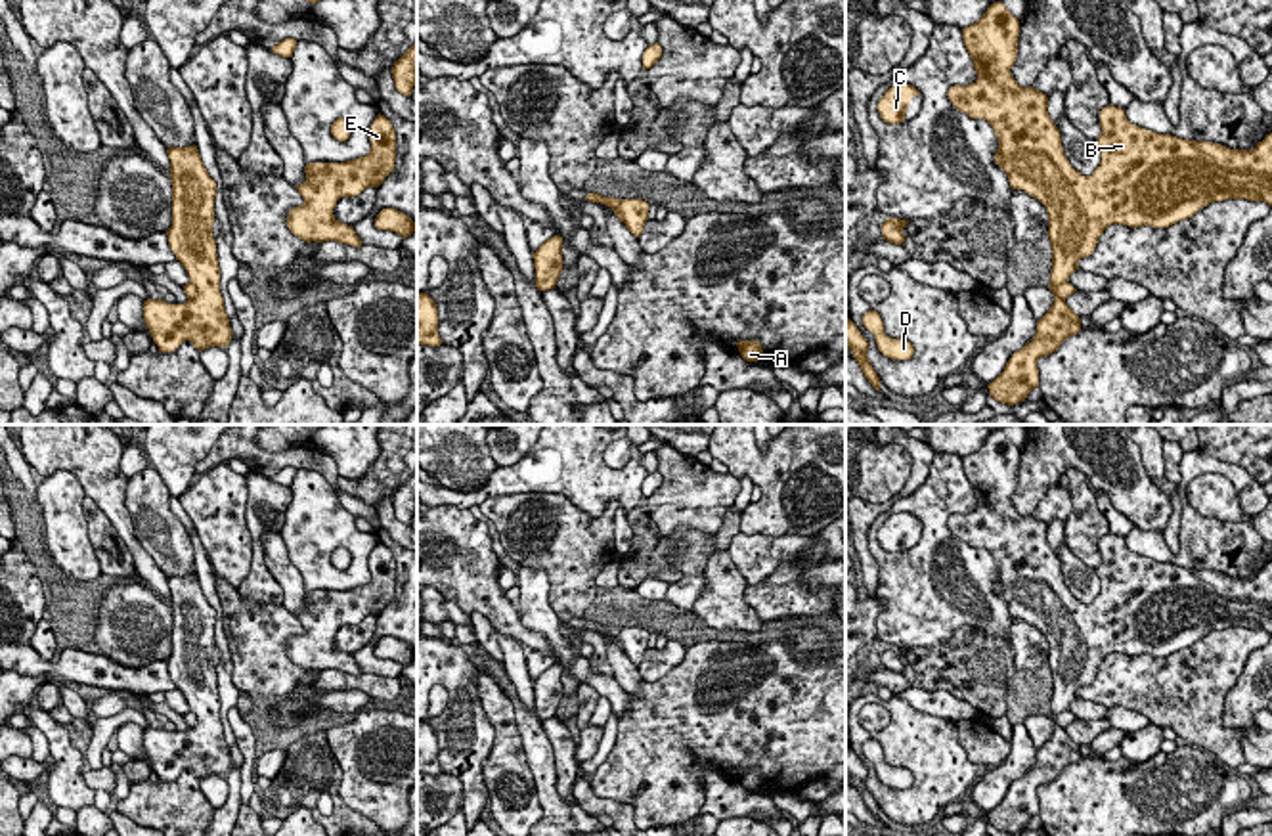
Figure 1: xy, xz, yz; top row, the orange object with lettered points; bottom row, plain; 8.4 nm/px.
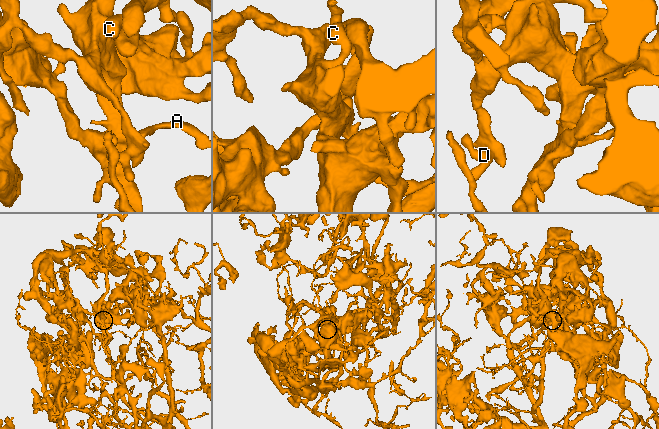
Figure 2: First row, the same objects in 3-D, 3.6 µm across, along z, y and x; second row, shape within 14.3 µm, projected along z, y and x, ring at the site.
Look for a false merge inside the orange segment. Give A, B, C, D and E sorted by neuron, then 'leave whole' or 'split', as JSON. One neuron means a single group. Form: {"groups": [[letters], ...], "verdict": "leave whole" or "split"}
{"groups": [["A"], ["B", "C", "D", "E"]], "verdict": "split"}

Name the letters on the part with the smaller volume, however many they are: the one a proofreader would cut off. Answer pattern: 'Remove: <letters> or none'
Remove: A

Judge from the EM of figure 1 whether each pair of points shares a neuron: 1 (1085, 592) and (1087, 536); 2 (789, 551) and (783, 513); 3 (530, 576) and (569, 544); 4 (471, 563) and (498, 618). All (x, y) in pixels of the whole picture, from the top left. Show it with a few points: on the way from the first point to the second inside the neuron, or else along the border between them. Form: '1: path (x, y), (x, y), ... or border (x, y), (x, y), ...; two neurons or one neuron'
1: border (1064, 540), (1095, 571); two neurons
2: border (743, 532), (771, 536), (815, 534); two neurons
3: border (519, 563), (546, 572), (548, 605), (555, 613); two neurons
4: path (471, 576), (494, 605); one neuron

